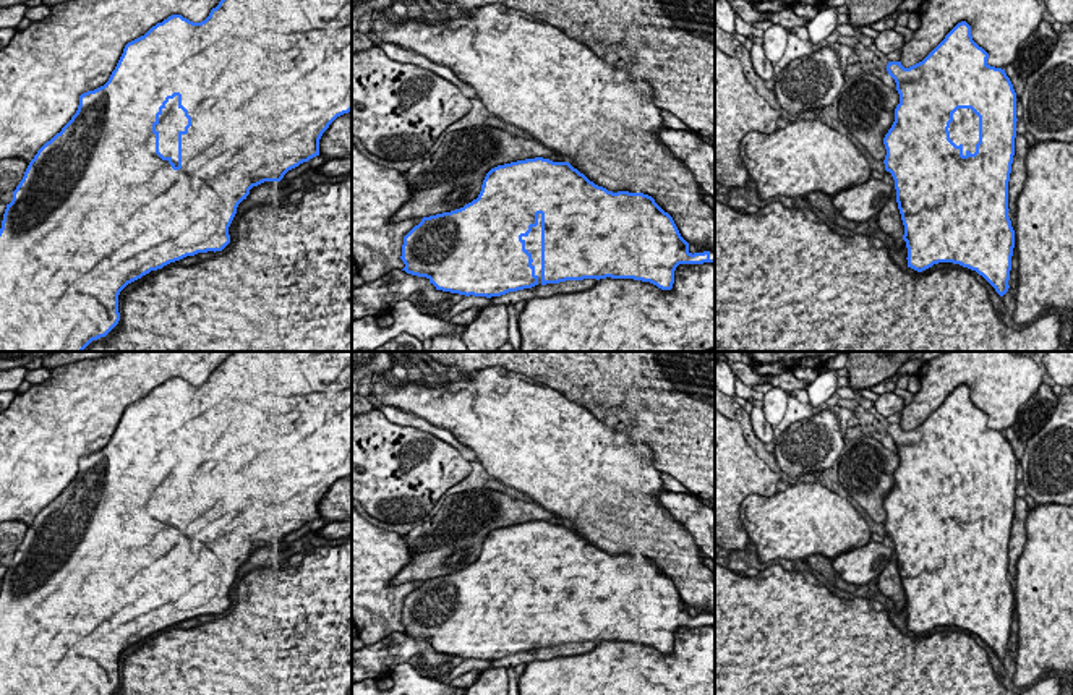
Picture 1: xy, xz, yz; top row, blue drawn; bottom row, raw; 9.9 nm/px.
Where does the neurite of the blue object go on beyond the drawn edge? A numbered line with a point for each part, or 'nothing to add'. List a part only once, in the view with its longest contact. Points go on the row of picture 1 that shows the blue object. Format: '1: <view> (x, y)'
1: xy (172, 120)

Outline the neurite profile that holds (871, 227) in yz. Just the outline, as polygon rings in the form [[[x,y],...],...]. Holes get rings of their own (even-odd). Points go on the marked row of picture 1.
[[[869,219],[866,222],[853,222],[853,235],[867,235],[885,241],[887,233],[880,228],[877,219]]]

